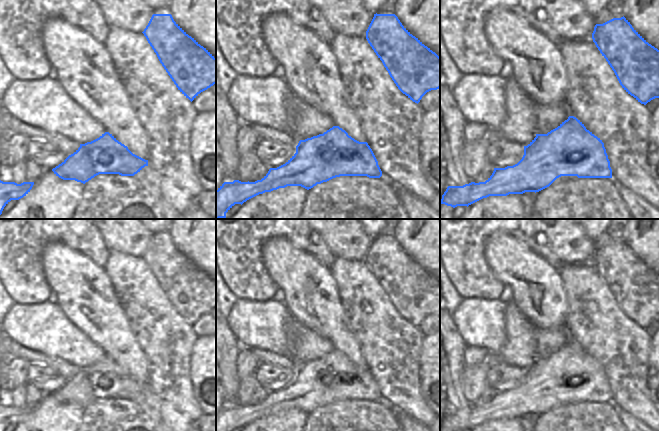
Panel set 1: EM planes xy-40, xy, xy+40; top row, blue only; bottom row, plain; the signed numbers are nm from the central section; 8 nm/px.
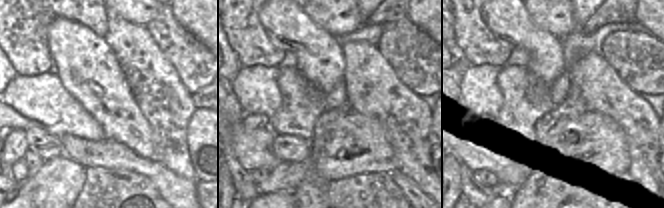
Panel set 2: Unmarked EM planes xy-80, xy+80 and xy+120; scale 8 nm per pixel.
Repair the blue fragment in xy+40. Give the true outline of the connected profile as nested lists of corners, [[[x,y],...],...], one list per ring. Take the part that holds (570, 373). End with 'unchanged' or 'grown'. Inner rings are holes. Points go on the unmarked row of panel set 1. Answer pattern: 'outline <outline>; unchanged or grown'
outline [[[574,340],[547,358],[536,358],[517,388],[494,392],[485,406],[448,410],[440,428],[468,431],[489,420],[536,417],[561,400],[612,402],[604,367]]]; unchanged

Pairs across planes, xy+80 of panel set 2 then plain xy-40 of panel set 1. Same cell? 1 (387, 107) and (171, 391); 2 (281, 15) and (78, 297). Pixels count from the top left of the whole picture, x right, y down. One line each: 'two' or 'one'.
1: one
2: one

